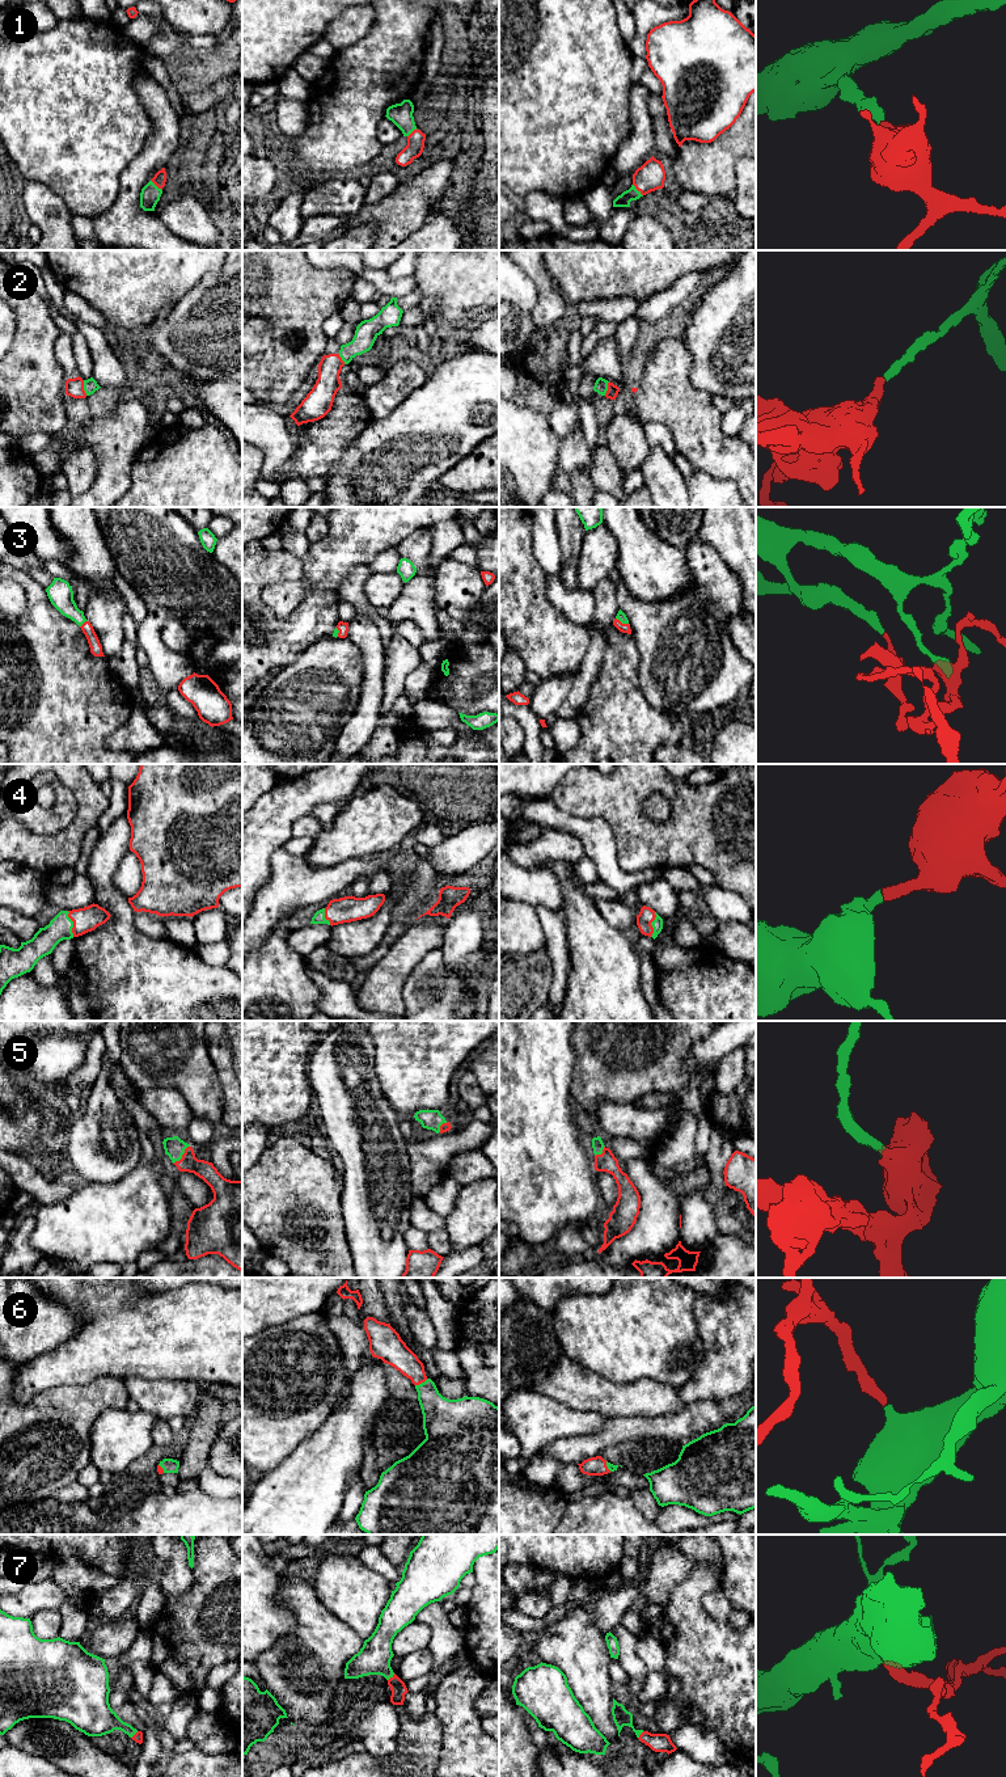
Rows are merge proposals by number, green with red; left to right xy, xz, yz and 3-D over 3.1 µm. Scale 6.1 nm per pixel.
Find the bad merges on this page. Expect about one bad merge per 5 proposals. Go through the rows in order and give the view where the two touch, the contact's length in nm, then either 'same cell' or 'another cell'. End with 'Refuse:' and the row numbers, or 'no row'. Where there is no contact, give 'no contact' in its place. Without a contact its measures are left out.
1: meets green in yz; contact 100 nm long; same cell
2: meets green in xy; contact 100 nm long; same cell
3: meets green in yz; contact 90 nm long; same cell
4: meets green in xy; contact 170 nm long; same cell
5: meets green in xy; contact 150 nm long; same cell
6: meets green in xz; contact 90 nm long; same cell
7: meets green in xz; contact 60 nm long; same cell
Refuse: no row

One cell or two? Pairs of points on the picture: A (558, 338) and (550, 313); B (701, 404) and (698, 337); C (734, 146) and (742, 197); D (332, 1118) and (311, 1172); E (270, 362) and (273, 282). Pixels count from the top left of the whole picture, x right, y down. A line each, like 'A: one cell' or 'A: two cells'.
A: two cells
B: two cells
C: two cells
D: two cells
E: one cell

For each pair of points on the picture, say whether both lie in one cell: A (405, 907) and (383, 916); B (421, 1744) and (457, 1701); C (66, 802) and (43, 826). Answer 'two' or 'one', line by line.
A: two
B: two
C: one

